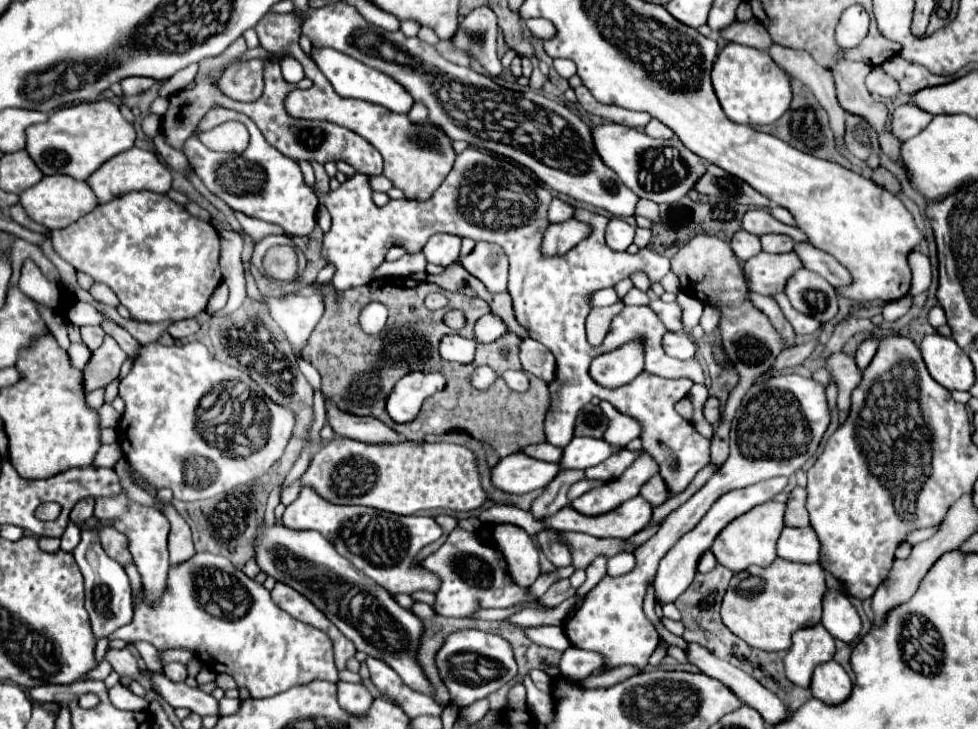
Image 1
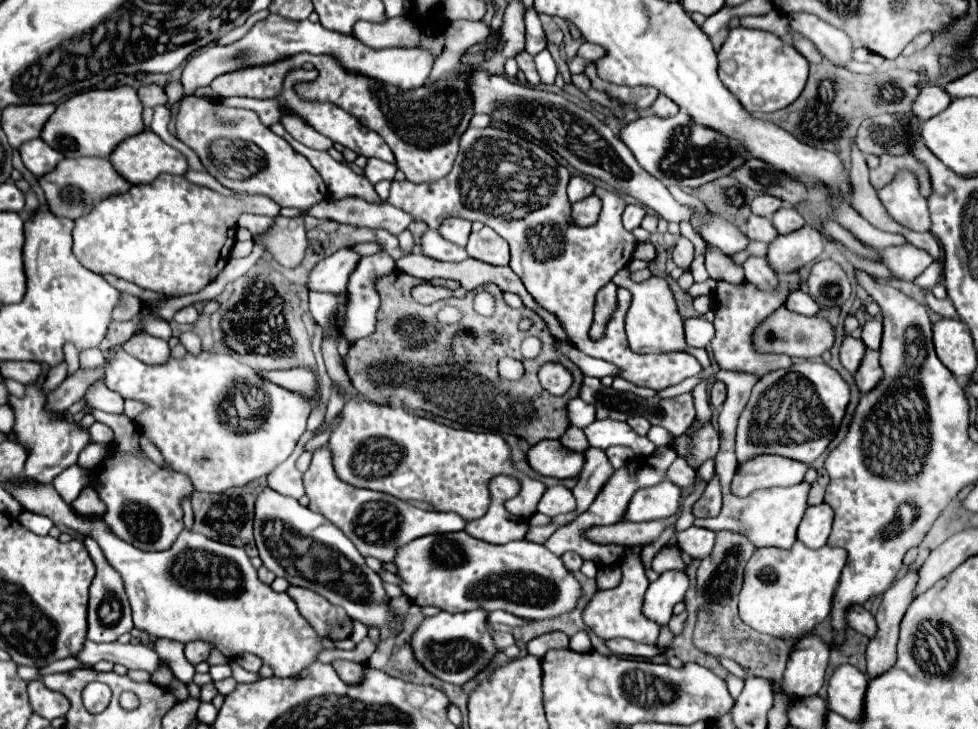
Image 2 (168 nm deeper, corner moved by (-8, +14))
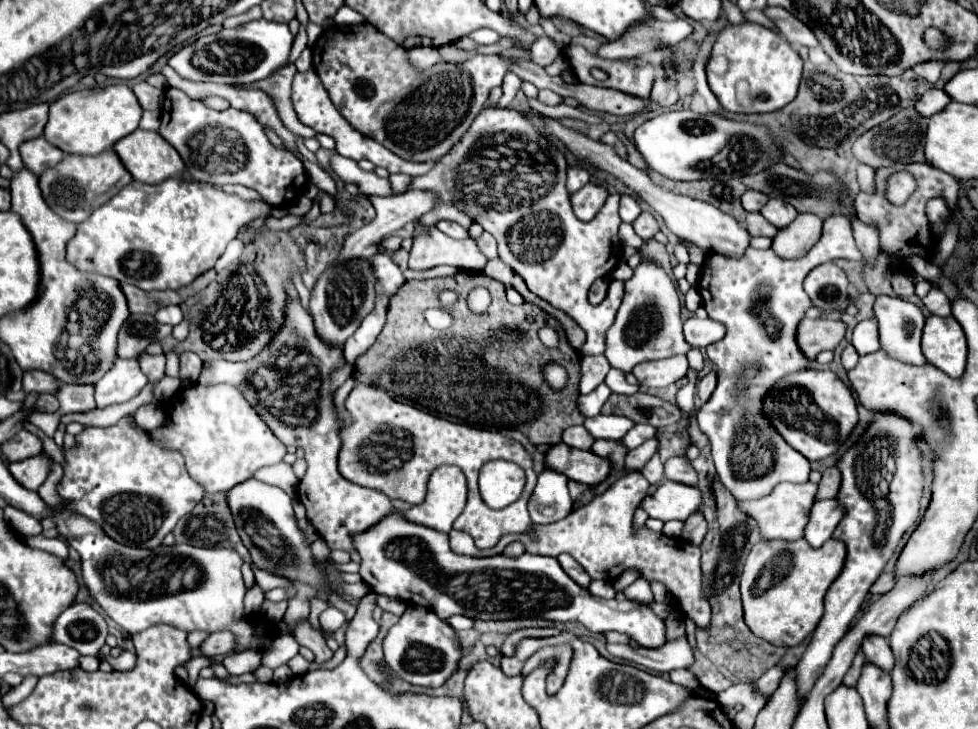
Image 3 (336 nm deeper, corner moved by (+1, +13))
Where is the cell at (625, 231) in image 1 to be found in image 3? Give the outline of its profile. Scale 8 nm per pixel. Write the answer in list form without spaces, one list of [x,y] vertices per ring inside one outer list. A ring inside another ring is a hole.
[[[623,195],[621,197],[621,207],[619,207],[619,217],[623,223],[633,223],[641,213],[641,207],[639,203],[633,199],[633,197],[627,197]]]

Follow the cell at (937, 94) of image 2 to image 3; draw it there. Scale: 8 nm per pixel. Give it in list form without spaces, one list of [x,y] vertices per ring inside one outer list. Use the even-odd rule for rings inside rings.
[[[933,87],[927,93],[923,93],[923,97],[915,103],[915,109],[921,117],[931,117],[931,115],[939,113],[949,101],[951,101],[951,97],[943,89]]]

